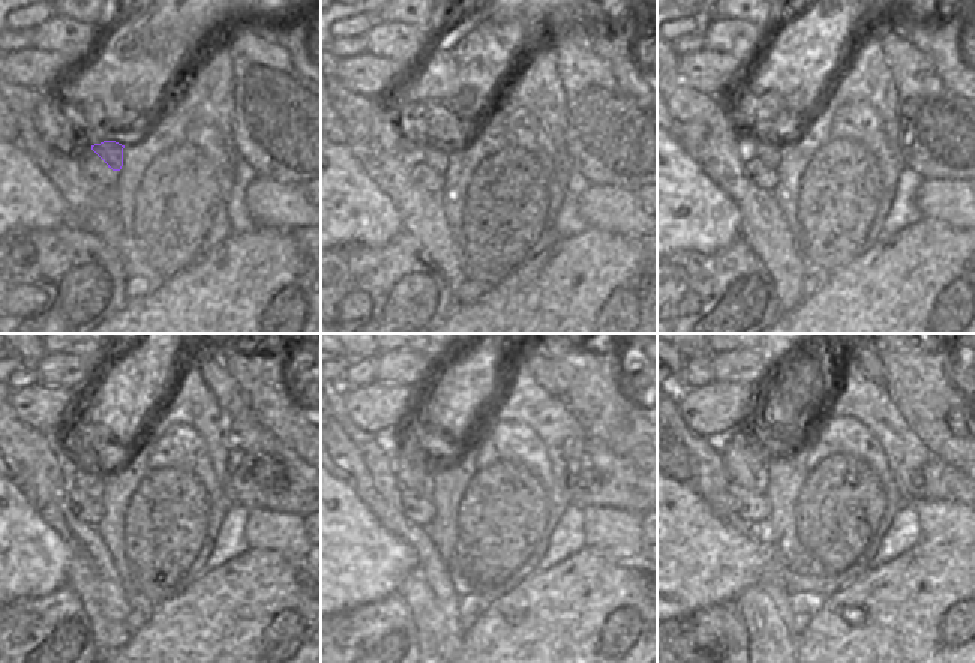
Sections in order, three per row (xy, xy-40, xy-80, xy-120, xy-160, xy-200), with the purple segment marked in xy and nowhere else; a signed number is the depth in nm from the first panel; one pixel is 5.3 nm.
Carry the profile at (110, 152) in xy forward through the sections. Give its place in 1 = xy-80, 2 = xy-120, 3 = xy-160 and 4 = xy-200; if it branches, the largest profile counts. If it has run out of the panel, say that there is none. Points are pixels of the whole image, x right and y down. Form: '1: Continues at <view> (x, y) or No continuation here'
1: Continues at xy-80 (768, 152)
2: Continues at xy-120 (92, 483)
3: Continues at xy-160 (413, 474)
4: Continues at xy-200 (746, 462).

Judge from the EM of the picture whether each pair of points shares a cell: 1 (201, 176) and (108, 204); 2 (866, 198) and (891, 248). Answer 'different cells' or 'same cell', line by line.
1: different cells
2: different cells

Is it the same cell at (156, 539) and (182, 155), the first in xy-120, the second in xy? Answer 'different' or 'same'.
same

